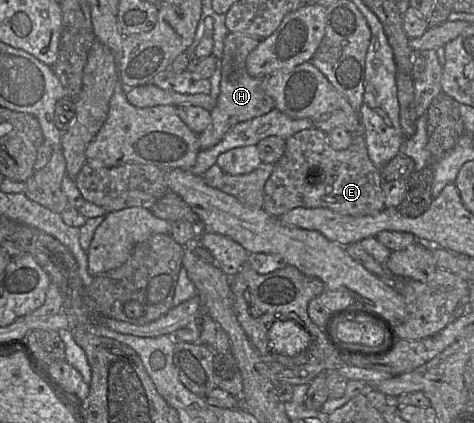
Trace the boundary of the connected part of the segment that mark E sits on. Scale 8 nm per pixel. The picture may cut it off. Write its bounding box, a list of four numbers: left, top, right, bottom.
[263,127,386,217]

